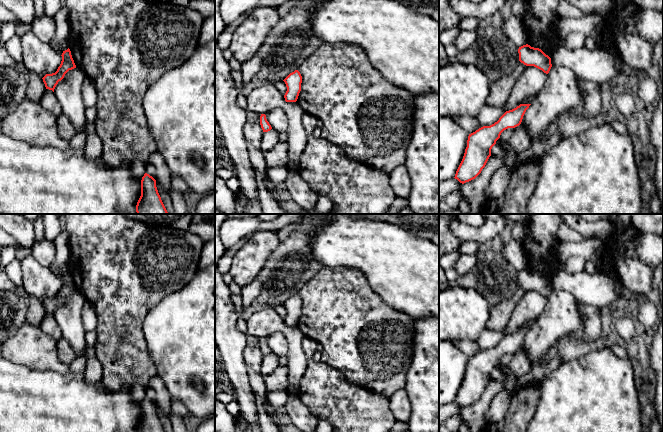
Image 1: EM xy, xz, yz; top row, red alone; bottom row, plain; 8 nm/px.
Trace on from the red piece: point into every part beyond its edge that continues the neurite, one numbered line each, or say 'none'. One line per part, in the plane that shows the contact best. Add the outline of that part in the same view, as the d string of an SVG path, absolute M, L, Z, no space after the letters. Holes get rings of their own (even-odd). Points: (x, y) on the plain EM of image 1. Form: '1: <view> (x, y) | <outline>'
none

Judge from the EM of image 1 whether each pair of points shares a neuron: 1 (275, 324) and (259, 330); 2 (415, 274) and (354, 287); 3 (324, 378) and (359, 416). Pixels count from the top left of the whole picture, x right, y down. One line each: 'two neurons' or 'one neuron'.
1: one neuron
2: two neurons
3: one neuron

